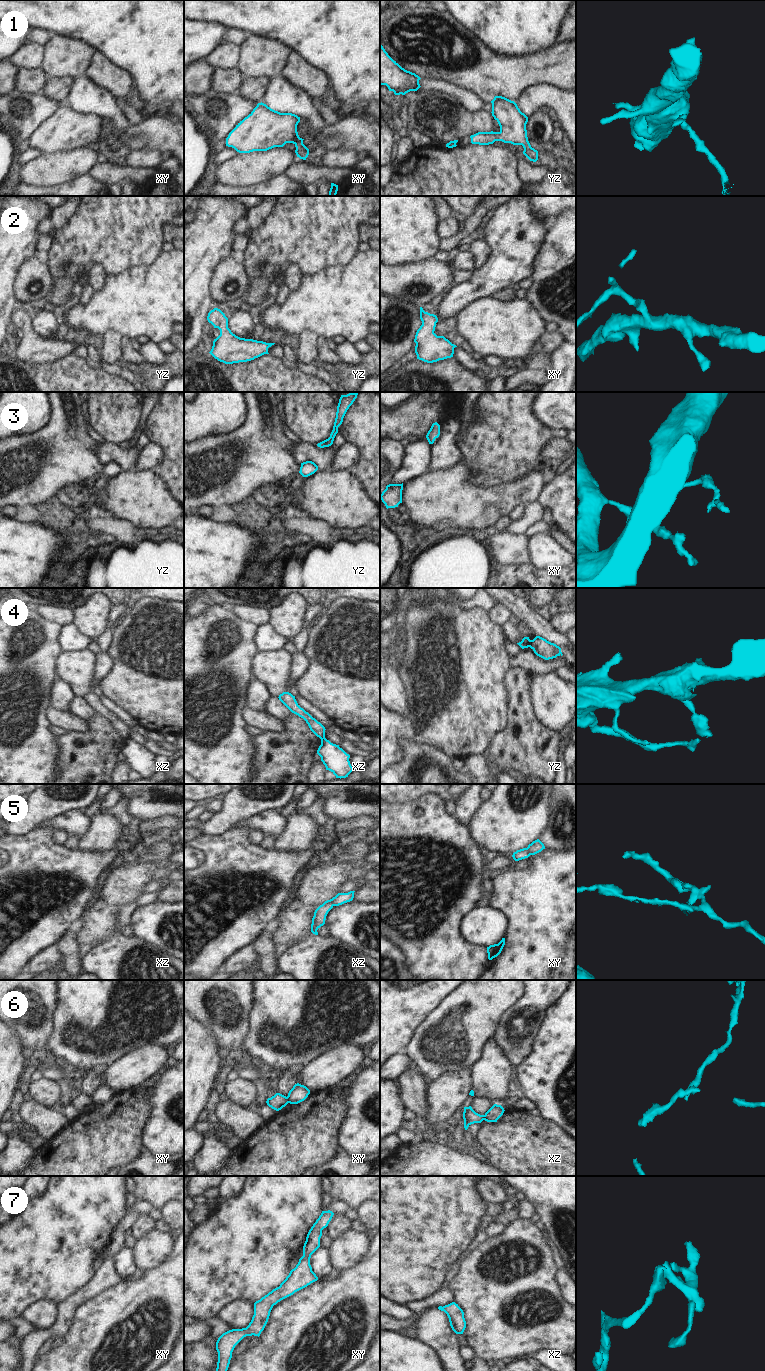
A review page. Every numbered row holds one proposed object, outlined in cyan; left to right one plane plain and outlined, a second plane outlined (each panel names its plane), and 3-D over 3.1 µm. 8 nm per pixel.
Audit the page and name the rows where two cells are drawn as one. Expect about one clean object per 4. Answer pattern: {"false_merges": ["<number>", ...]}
{"false_merges": ["4", "5", "6"]}

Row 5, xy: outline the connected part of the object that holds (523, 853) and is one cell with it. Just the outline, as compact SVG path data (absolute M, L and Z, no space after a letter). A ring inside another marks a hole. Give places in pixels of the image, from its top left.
M523 848L520 850L517 850L513 853L512 857L515 861L519 861L525 858L528 858L530 856L530 853L528 851L528 848Z

